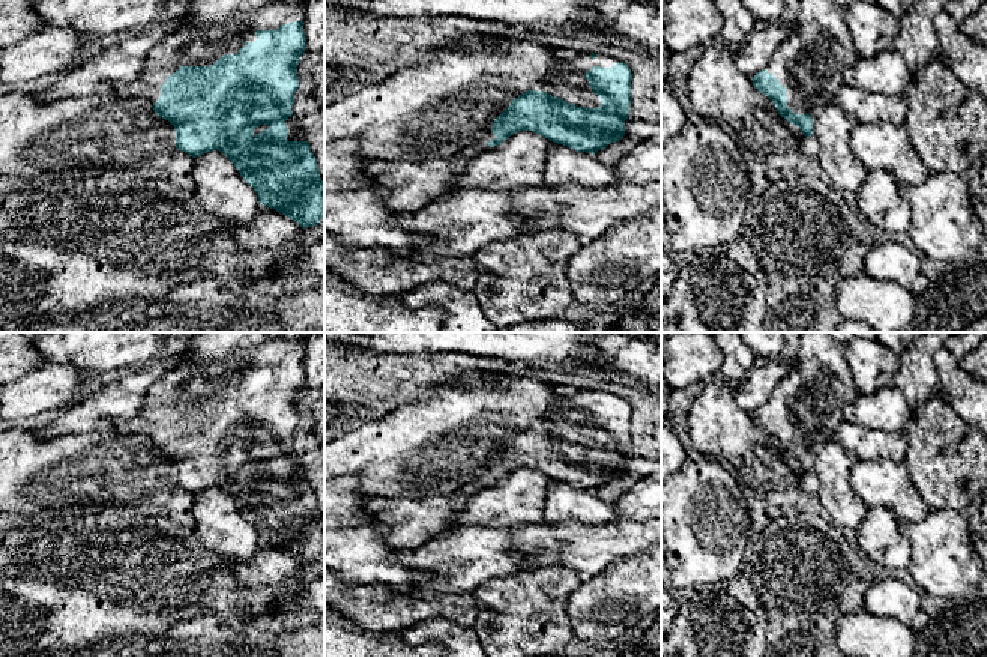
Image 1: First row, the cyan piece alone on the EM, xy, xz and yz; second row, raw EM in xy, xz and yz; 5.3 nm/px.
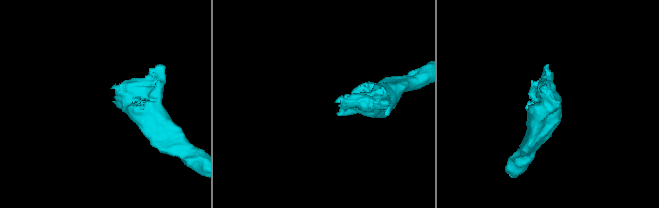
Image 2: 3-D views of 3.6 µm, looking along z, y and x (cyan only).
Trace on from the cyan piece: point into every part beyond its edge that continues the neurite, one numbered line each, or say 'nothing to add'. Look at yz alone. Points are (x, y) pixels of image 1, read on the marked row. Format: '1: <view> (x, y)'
1: yz (810, 62)

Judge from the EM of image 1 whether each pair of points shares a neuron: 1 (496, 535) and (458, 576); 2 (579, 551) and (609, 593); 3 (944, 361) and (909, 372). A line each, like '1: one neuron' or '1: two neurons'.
1: one neuron
2: two neurons
3: two neurons

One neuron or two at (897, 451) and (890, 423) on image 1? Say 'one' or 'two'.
two

